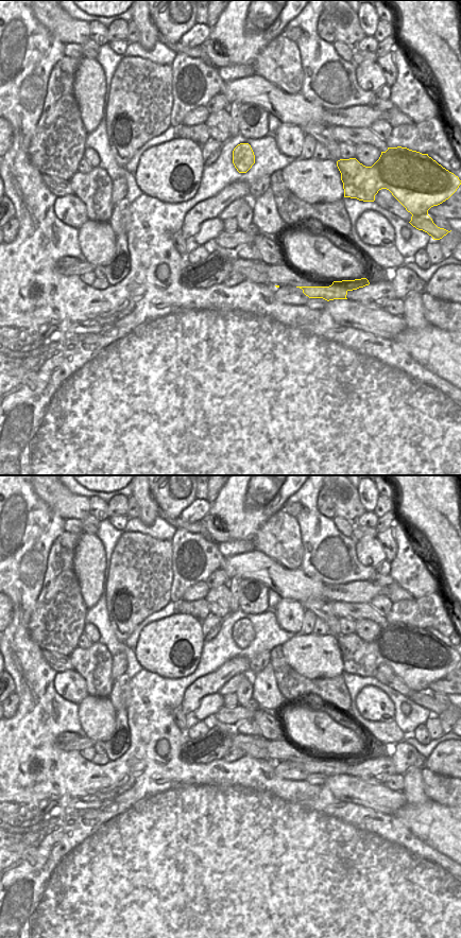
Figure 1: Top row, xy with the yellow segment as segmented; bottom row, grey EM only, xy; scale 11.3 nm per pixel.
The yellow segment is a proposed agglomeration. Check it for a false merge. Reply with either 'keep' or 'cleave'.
cleave

